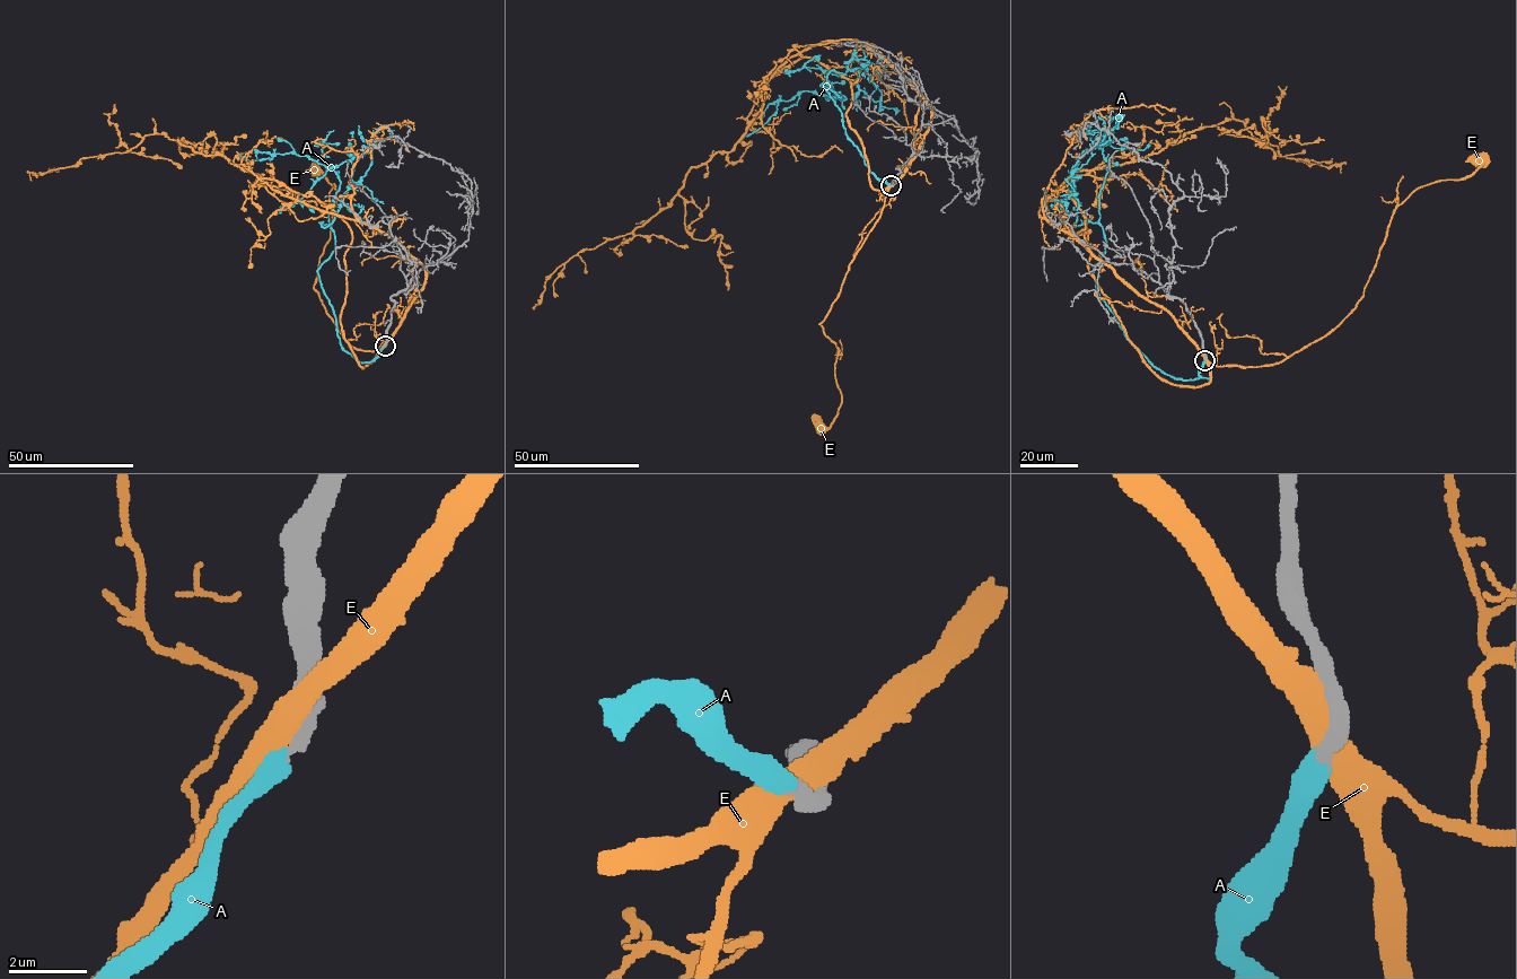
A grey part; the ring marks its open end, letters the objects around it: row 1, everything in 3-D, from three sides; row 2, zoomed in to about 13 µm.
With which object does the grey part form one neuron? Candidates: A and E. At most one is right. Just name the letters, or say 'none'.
A

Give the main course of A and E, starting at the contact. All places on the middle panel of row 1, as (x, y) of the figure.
A: (891, 185), (865, 163), (823, 88), (841, 98), (827, 75), (857, 68), (855, 80), (814, 68), (786, 69)
E: (892, 185), (880, 216), (820, 324), (838, 348), (834, 372), (841, 404), (832, 424), (822, 431), (820, 429)

